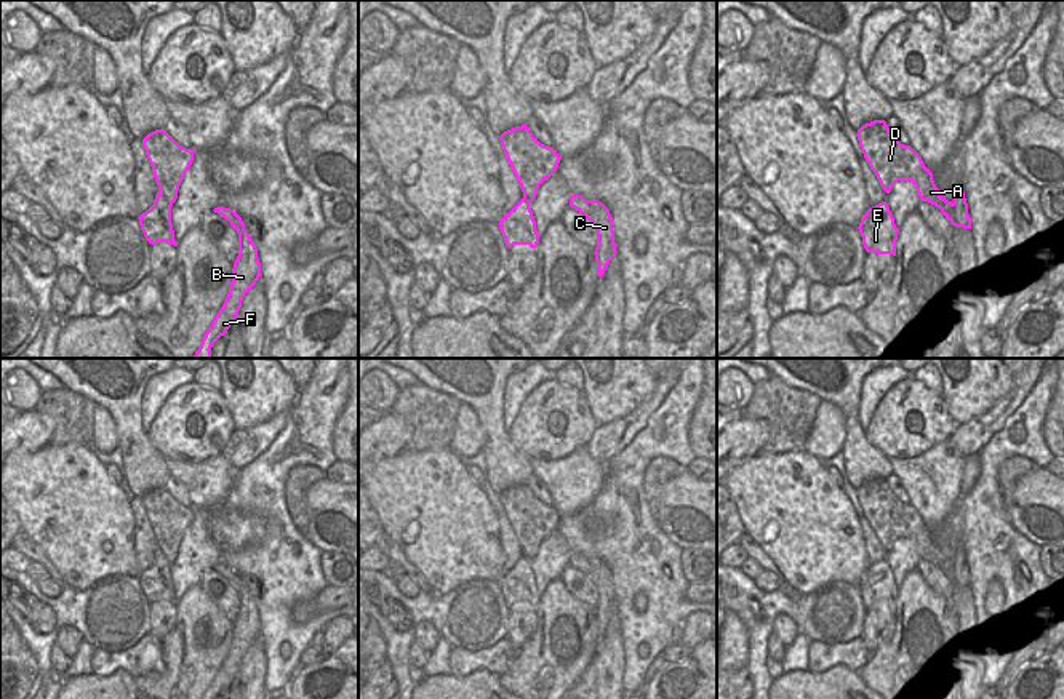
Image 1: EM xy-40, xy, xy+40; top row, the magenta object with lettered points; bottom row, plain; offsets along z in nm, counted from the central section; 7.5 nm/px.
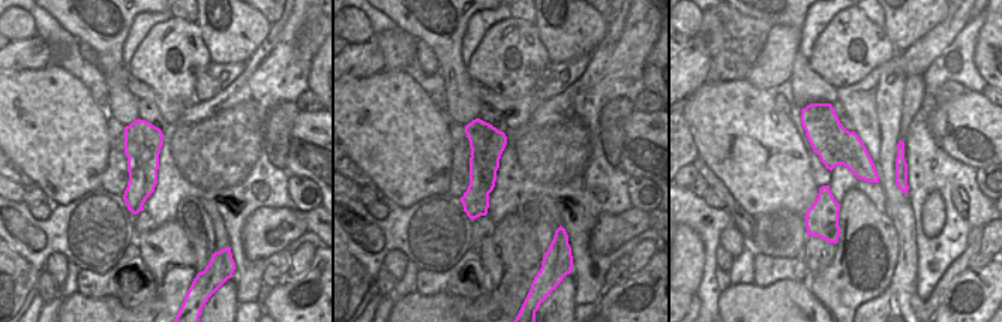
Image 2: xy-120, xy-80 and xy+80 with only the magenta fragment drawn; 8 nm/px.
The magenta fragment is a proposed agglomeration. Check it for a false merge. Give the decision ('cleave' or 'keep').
cleave

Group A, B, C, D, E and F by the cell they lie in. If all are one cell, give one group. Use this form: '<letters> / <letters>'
A D E / B C F

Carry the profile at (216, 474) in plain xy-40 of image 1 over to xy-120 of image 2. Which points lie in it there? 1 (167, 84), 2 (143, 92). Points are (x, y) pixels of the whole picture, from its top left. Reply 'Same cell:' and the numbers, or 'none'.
Same cell: 2

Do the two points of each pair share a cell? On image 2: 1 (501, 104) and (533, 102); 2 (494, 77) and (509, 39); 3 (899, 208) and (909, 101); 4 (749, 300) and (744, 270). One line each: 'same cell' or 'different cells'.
1: same cell
2: same cell
3: different cells
4: different cells

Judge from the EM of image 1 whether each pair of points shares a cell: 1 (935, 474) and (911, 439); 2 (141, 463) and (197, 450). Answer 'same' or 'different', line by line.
1: different
2: different

